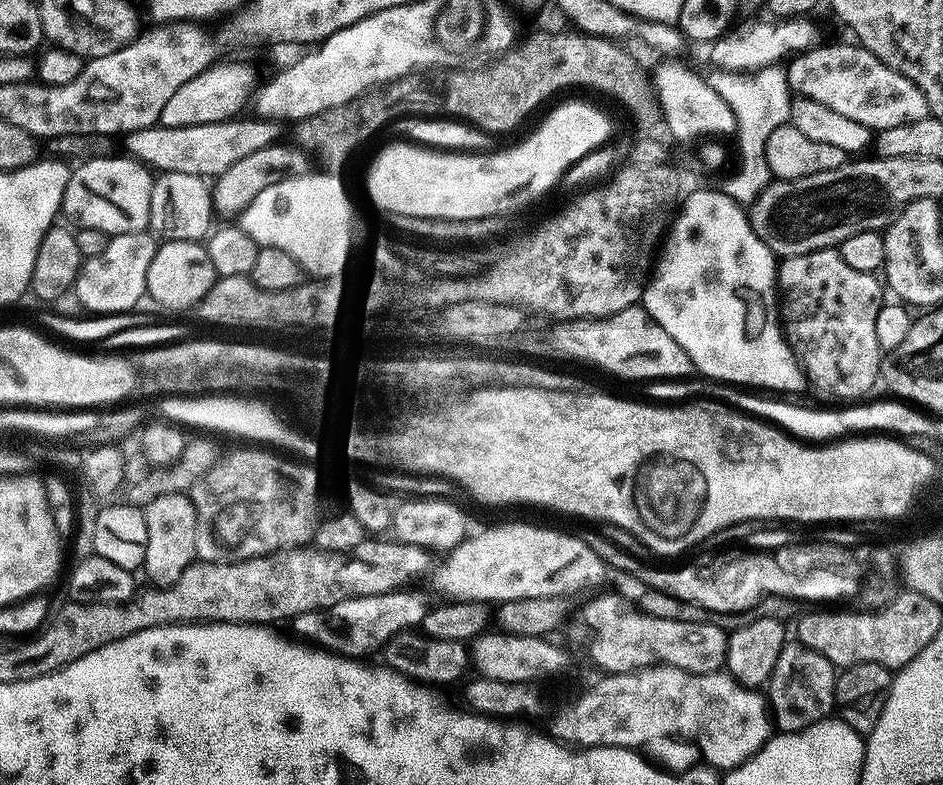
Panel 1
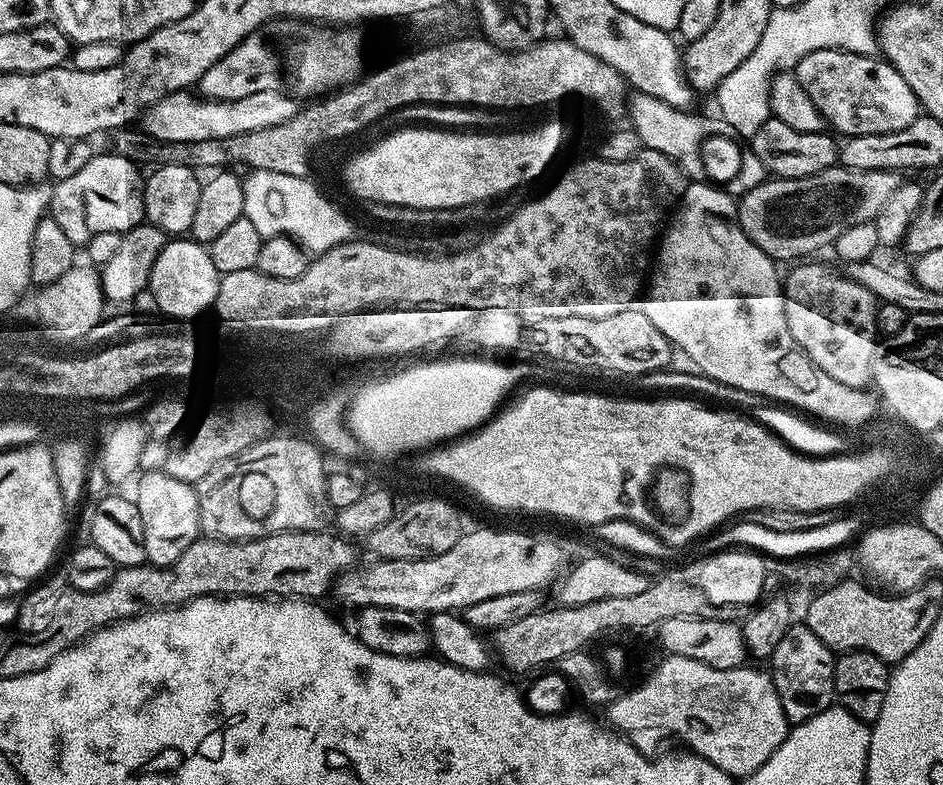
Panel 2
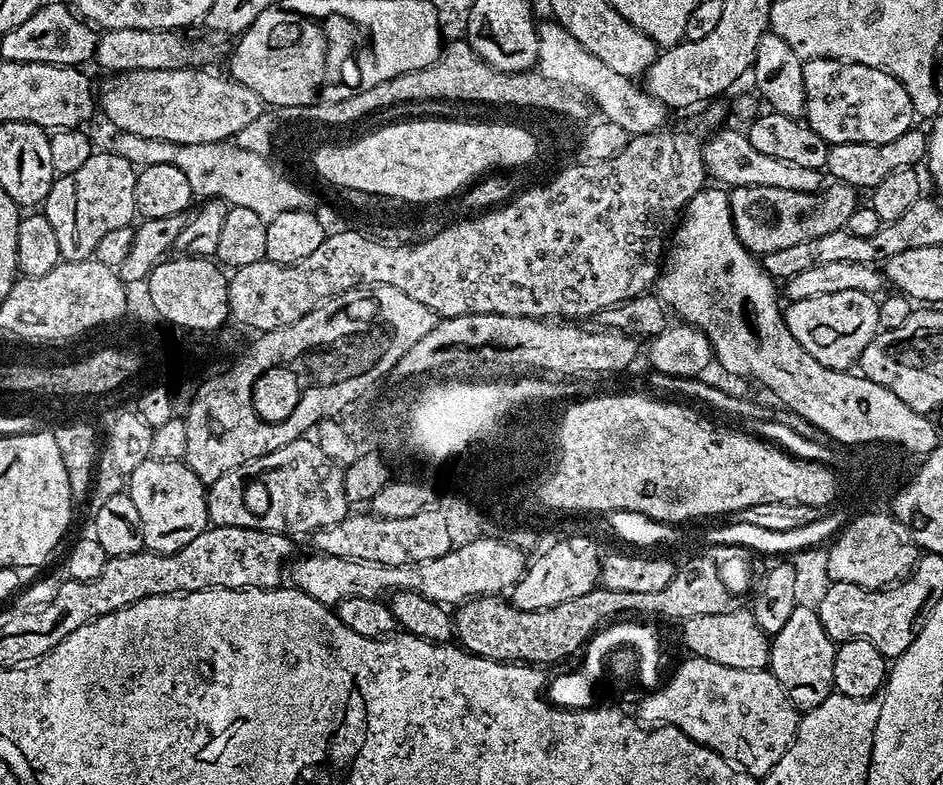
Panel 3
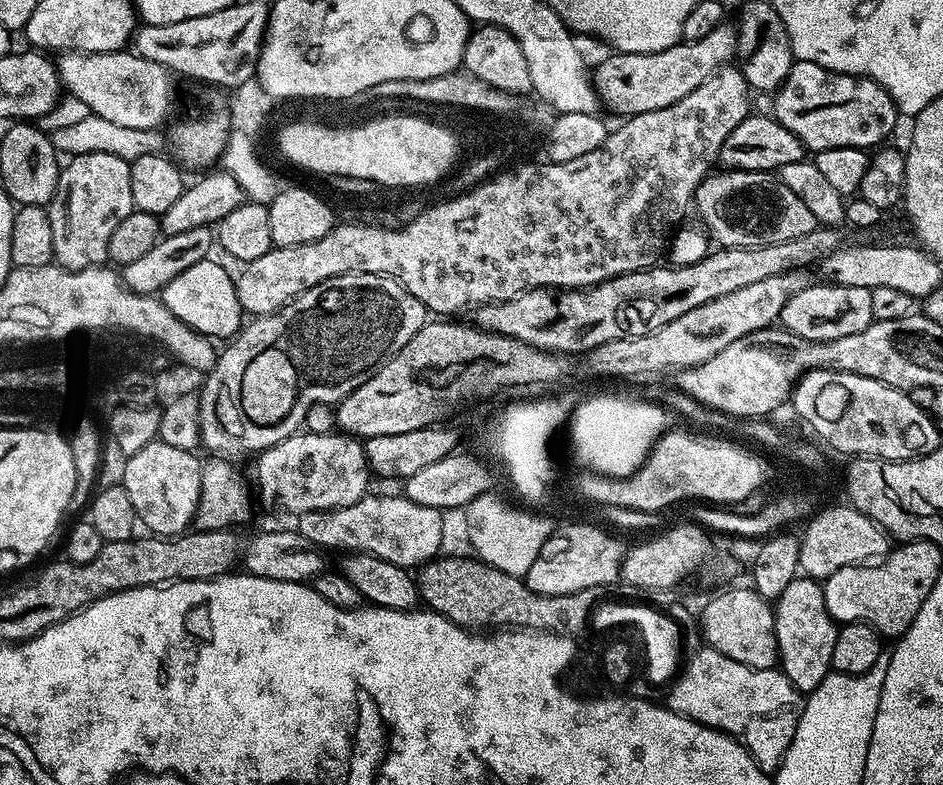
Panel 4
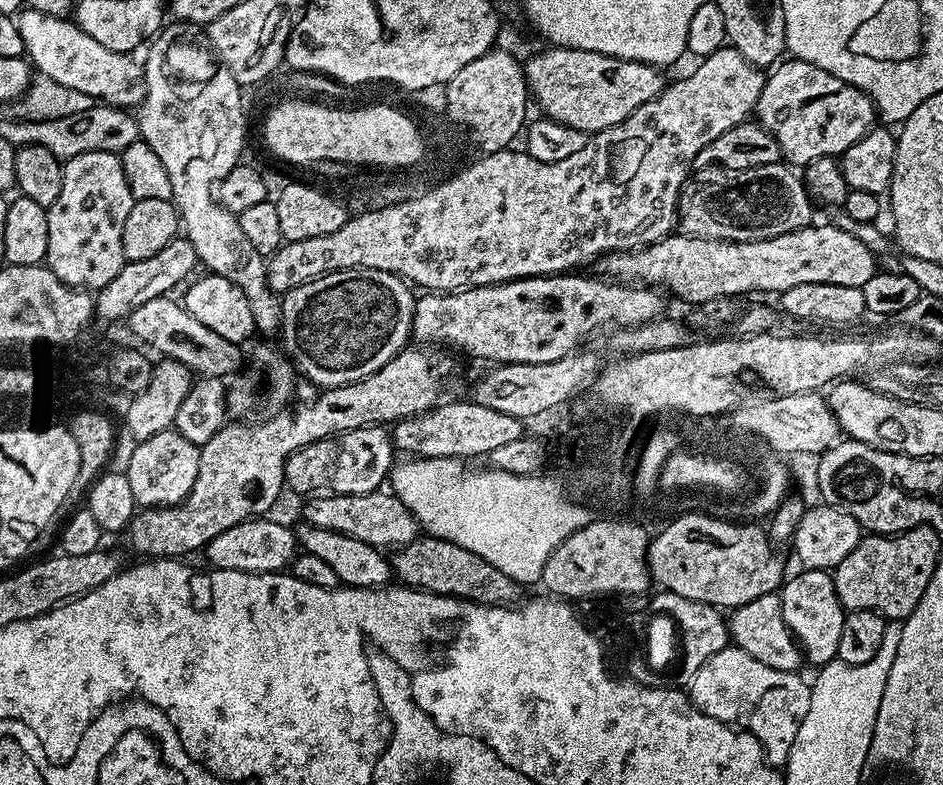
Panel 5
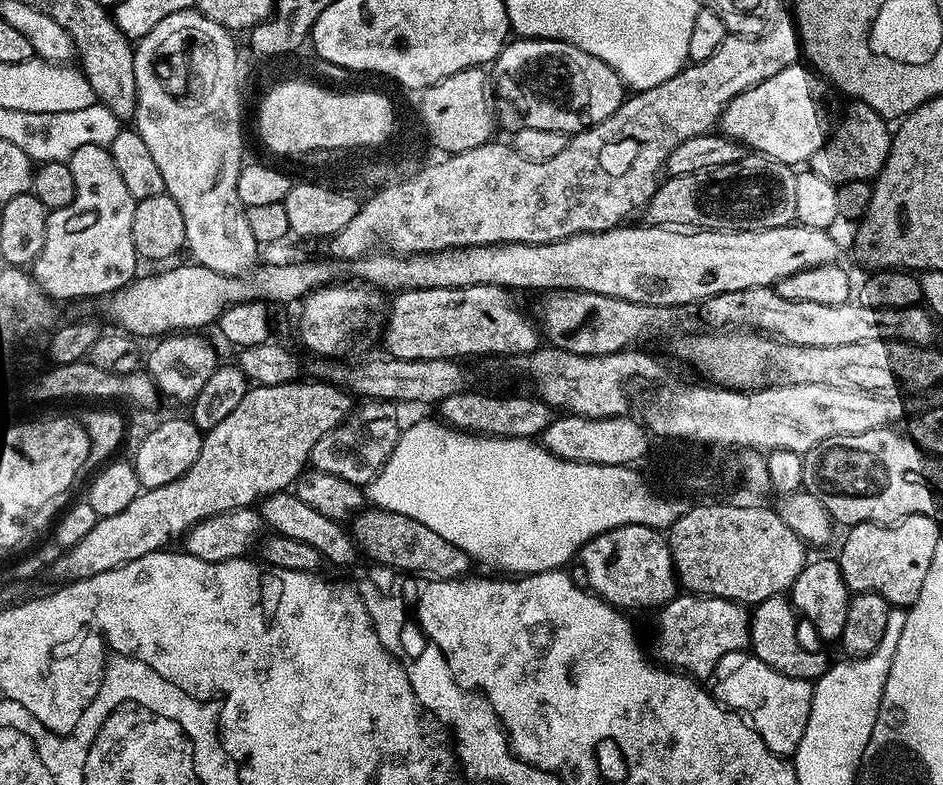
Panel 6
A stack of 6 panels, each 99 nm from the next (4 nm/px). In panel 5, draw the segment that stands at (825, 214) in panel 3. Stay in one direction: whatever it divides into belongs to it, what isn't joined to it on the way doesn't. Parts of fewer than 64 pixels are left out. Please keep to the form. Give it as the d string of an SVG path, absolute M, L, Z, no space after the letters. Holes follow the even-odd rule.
M787 163L770 166L754 166L750 170L716 170L705 180L689 178L680 191L680 207L678 209L678 228L685 236L701 236L707 240L765 240L778 234L793 232L799 228L807 228L813 223L812 208L814 201L804 187L803 179L792 172Z

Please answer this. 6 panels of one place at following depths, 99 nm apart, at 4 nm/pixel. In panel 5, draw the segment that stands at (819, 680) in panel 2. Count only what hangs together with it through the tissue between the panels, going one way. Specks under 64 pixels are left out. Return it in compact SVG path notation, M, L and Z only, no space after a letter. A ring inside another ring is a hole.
M804 568L797 576L789 575L778 592L782 618L786 618L786 626L796 637L809 665L823 666L838 654L846 610L838 598L832 577L831 571L822 568Z

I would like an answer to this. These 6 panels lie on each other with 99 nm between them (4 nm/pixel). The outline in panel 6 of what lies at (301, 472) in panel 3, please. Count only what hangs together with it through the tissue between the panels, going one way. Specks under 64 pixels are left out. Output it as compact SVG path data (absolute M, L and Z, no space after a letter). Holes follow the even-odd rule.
M368 400L361 406L353 407L346 419L330 434L322 434L318 442L314 442L314 450L310 464L317 472L334 474L338 478L346 478L346 482L366 486L382 470L382 466L390 458L394 446L402 431L402 424L396 421L396 412L391 403L383 400Z

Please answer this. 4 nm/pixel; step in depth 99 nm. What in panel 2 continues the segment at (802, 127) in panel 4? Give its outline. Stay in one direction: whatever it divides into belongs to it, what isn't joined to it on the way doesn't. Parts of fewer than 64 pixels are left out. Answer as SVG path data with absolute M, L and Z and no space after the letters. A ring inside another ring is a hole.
M840 48L814 50L814 54L806 54L806 58L802 58L802 62L796 64L794 75L802 90L810 94L814 106L824 115L825 125L833 133L844 138L862 134L890 134L898 130L906 130L906 126L910 126L910 122L914 122L922 112L914 90L906 86L906 78L902 78L902 74L898 74L898 70L894 70L892 64L876 54L863 56L853 52L843 52Z

